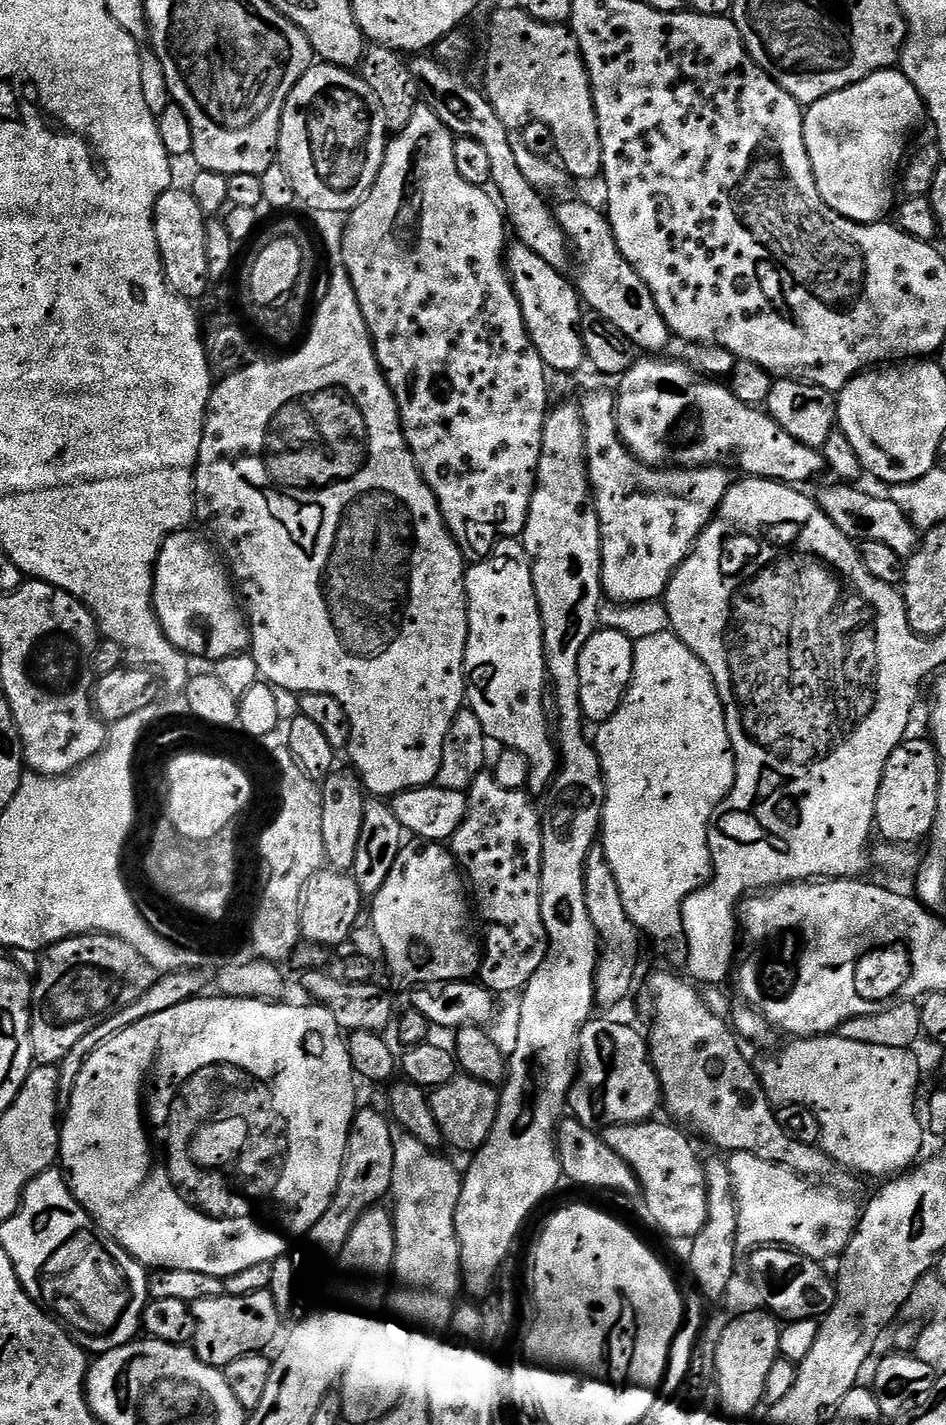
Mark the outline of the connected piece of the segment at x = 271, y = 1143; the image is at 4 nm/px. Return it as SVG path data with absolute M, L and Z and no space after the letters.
M208 995L187 1000L182 1002L182 1006L174 1006L170 1010L162 1010L162 1014L150 1014L150 1018L134 1022L134 1026L114 1033L109 1040L96 1047L72 1087L72 1097L66 1109L68 1117L65 1120L63 1117L60 1129L58 1160L72 1189L72 1197L87 1210L96 1227L121 1244L138 1263L152 1270L198 1270L198 1274L227 1278L258 1263L271 1265L273 1260L289 1251L288 1243L295 1236L307 1236L314 1222L326 1214L326 1206L330 1206L342 1178L350 1126L358 1111L358 1077L352 1070L345 1033L338 1022L334 1022L334 1014L330 1014L330 1010L321 1004L282 1004L271 1000Z

